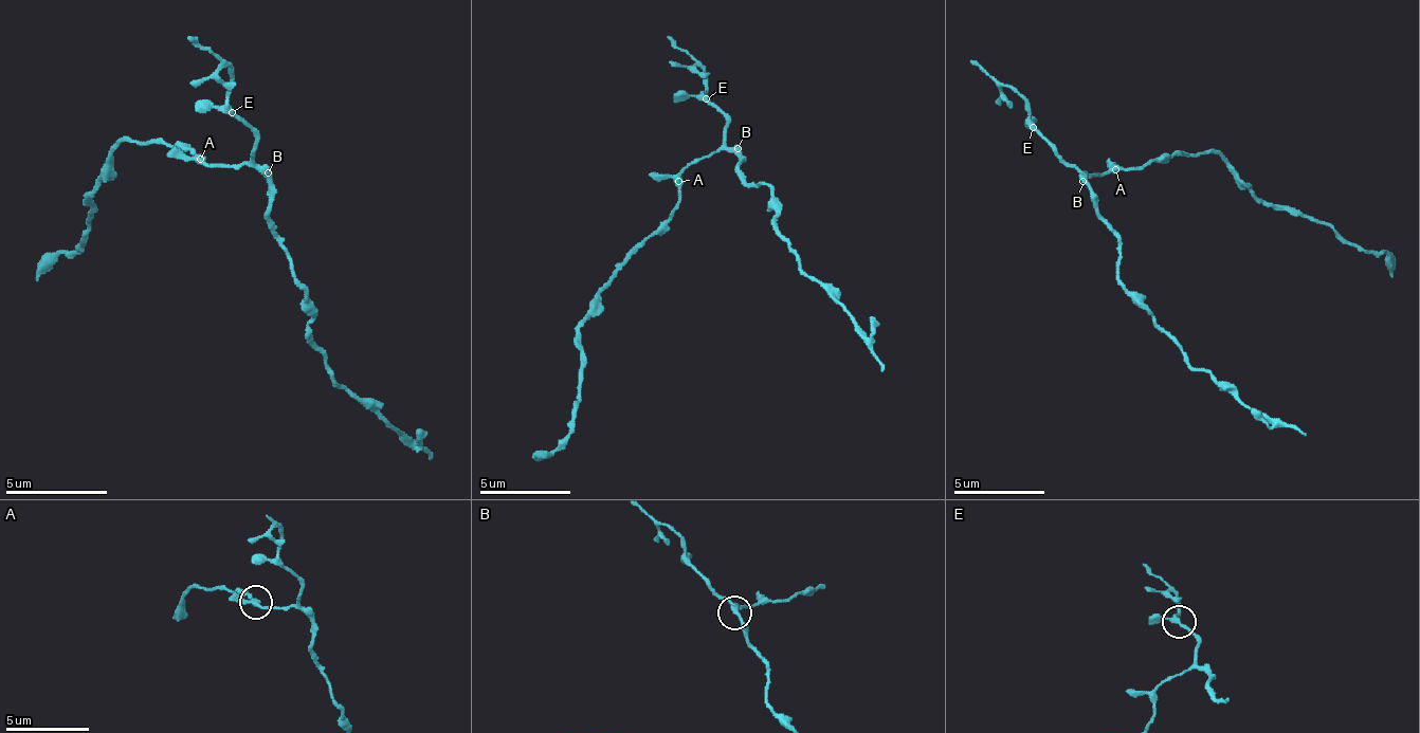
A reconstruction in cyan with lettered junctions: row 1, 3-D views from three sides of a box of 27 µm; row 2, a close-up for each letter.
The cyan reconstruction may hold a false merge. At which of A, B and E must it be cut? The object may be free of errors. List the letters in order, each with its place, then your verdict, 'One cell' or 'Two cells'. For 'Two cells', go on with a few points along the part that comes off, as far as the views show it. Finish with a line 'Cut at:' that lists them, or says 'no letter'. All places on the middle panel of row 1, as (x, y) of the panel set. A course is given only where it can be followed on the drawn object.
A: Place: (678, 181). Two cells. Course of the part to remove: (679, 180), (679, 207), (642, 243), (580, 325), (575, 424), (557, 447), (534, 456)
B: Place: (738, 148). One cell
E: Place: (706, 98). One cell
Cut at: A

